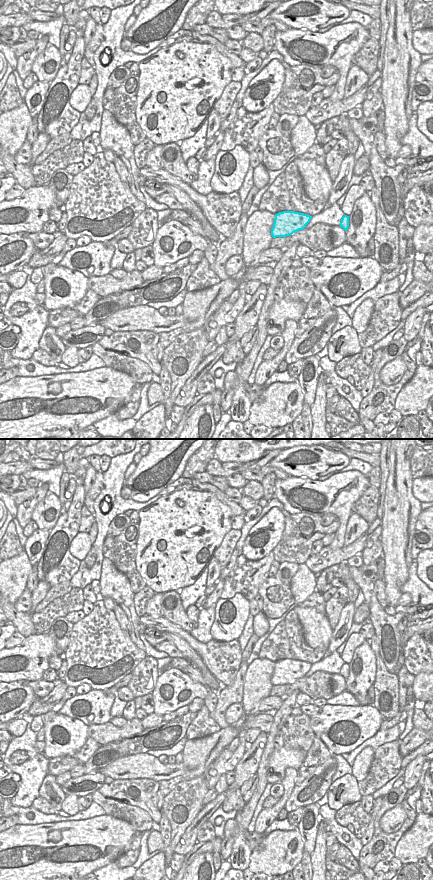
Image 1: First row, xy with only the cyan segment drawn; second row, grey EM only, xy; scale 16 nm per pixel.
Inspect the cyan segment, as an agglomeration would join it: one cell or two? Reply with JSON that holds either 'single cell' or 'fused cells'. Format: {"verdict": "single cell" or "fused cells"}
{"verdict": "single cell"}

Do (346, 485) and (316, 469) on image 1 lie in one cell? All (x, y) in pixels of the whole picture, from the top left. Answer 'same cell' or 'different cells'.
different cells

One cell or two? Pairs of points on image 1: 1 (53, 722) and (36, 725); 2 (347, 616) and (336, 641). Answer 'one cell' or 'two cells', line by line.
1: two cells
2: one cell

